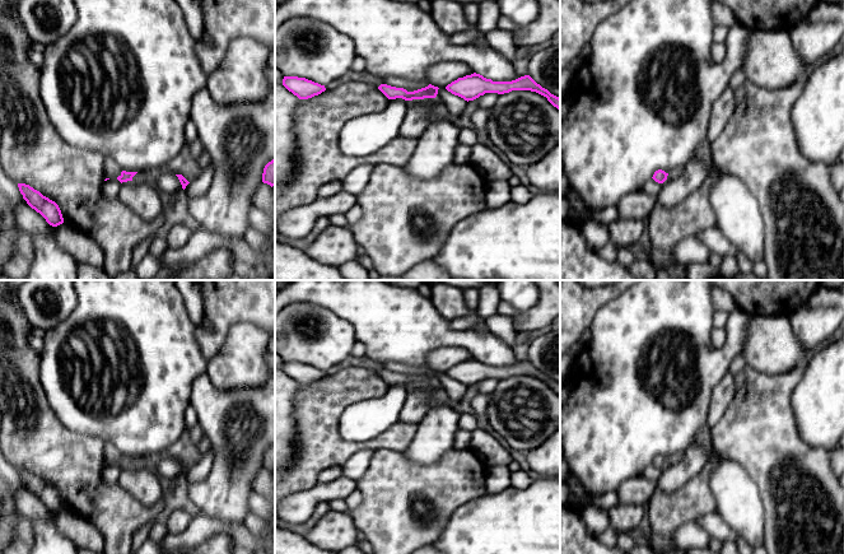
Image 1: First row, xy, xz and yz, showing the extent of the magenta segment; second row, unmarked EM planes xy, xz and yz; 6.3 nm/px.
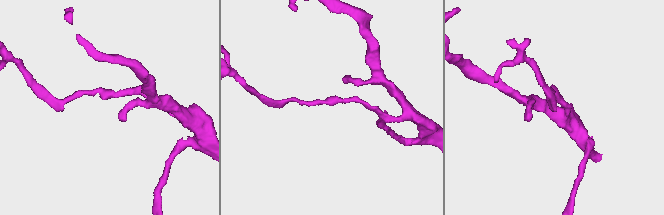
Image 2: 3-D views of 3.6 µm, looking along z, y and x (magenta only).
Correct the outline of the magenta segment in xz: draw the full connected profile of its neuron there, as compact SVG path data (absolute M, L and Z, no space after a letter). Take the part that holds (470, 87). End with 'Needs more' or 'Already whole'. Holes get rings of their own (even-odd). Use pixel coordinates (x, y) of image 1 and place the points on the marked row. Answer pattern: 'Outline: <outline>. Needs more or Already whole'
Outline: M474 73L458 78L448 84L446 89L467 102L474 101L485 93L504 94L512 90L531 90L546 97L554 107L560 110L560 98L542 88L530 75L521 76L512 82L493 82L491 79L486 79L482 75Z. Already whole

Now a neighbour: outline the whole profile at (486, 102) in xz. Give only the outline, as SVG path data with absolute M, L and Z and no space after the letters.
M485 93L476 98L477 107L482 110L491 110L499 98L498 93Z

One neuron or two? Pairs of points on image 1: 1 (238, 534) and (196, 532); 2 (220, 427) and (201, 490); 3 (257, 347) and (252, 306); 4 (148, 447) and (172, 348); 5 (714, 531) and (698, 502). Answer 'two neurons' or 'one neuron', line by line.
1: one neuron
2: one neuron
3: two neurons
4: one neuron
5: two neurons

